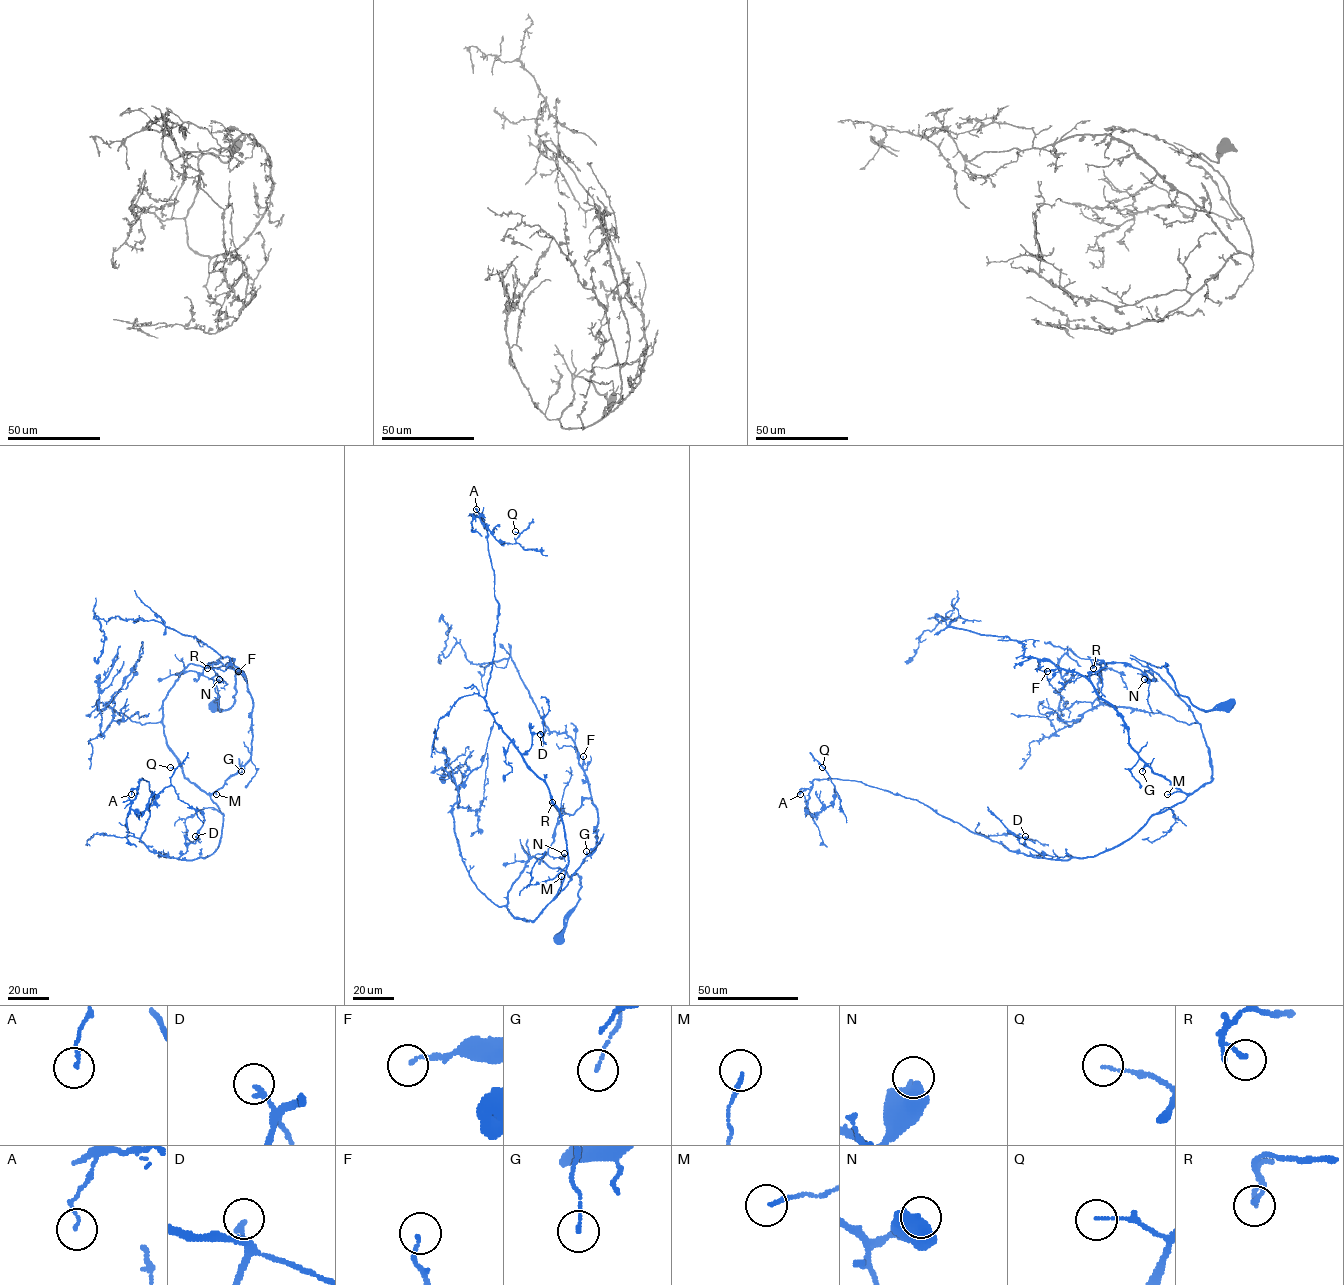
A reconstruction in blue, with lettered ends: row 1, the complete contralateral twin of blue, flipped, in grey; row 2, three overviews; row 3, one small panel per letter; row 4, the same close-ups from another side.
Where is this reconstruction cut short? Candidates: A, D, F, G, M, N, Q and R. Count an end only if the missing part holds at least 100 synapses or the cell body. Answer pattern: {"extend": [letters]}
{"extend": []}

